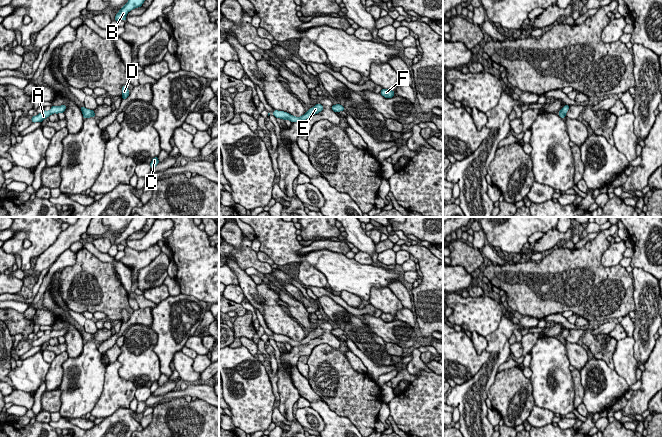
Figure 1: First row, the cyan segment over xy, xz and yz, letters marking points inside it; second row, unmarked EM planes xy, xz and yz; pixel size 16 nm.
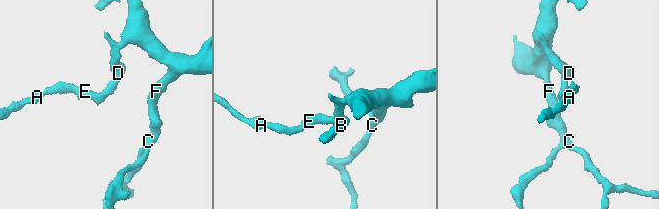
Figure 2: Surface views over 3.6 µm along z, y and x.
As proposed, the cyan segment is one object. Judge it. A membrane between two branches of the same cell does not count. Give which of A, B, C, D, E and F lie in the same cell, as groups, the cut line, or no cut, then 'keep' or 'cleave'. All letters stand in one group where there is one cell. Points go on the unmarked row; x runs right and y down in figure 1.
A B C D E F | no cut | keep

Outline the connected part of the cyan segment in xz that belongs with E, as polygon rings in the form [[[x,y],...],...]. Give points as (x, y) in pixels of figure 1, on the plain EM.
[[[318,327],[316,328],[313,332],[310,332],[308,333],[308,335],[301,341],[295,341],[287,336],[284,336],[284,335],[278,335],[278,334],[274,334],[273,335],[273,339],[276,341],[276,342],[280,342],[280,343],[283,343],[283,344],[290,344],[292,347],[293,346],[298,346],[298,345],[302,345],[302,344],[306,344],[308,343],[311,339],[315,339],[315,338],[318,338],[319,336],[321,336],[323,334],[323,330]]]

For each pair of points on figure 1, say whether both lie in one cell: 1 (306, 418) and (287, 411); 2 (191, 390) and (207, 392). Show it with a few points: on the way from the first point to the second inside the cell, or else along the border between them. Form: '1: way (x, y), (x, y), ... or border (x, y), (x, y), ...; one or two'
1: border (294, 416), (302, 426); two
2: way (195, 390), (203, 392); one

